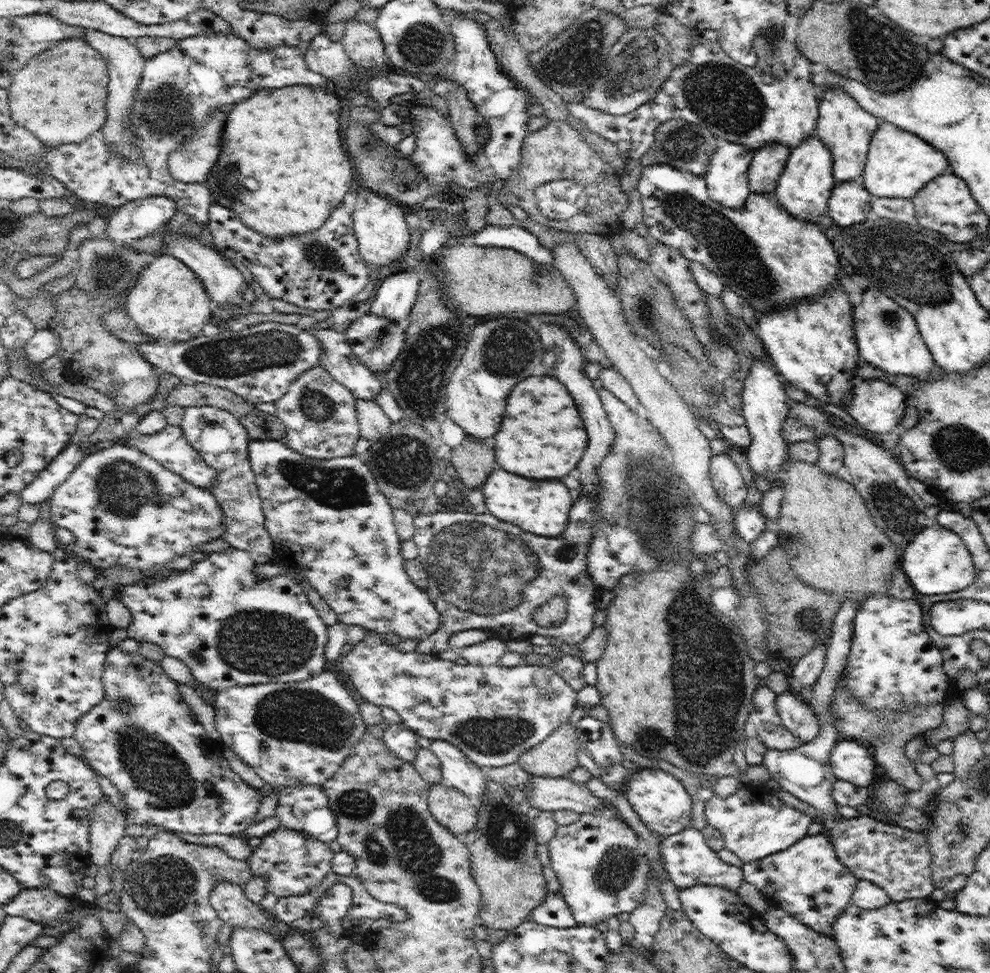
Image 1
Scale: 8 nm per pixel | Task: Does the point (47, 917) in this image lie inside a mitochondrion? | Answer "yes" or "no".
no

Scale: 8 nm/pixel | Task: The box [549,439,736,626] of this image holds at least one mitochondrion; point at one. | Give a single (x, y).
(661, 537)

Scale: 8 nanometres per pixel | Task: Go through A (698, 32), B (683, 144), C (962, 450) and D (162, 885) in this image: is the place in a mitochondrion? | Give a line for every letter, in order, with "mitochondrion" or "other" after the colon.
A: other
B: mitochondrion
C: mitochondrion
D: mitochondrion

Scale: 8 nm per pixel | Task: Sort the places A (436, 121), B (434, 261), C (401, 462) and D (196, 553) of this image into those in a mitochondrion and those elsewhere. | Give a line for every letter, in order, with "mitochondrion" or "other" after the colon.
A: other
B: other
C: mitochondrion
D: other

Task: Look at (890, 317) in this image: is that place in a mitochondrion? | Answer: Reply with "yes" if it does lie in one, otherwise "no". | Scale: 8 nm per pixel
yes

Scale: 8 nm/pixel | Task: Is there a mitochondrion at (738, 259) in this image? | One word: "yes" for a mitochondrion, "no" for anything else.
yes

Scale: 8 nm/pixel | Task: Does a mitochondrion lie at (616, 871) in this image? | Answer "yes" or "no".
yes

